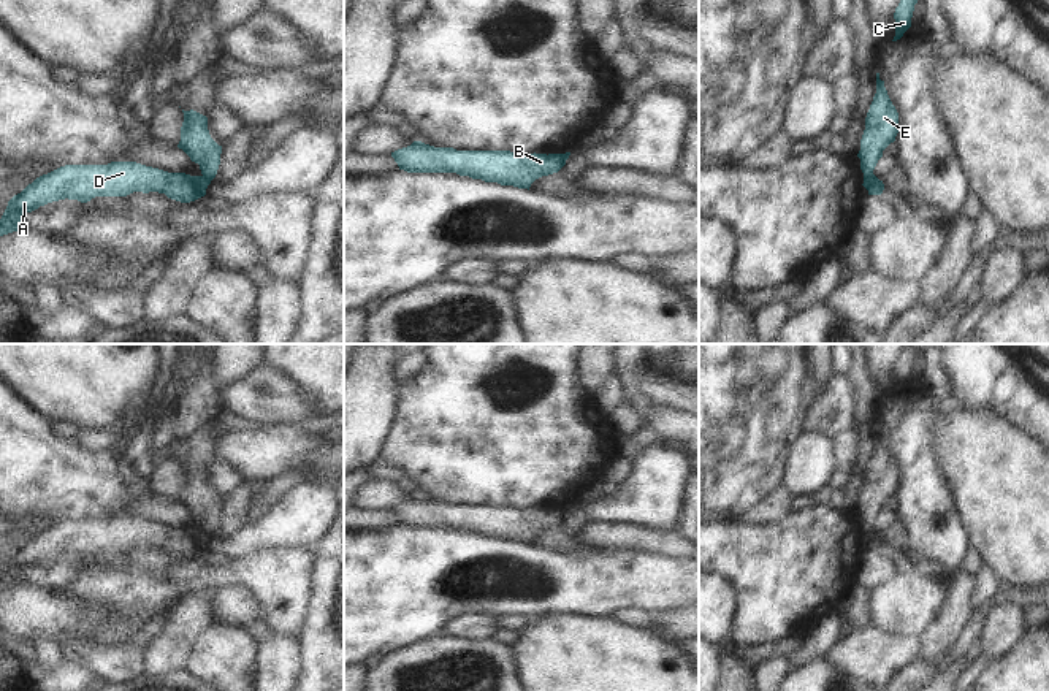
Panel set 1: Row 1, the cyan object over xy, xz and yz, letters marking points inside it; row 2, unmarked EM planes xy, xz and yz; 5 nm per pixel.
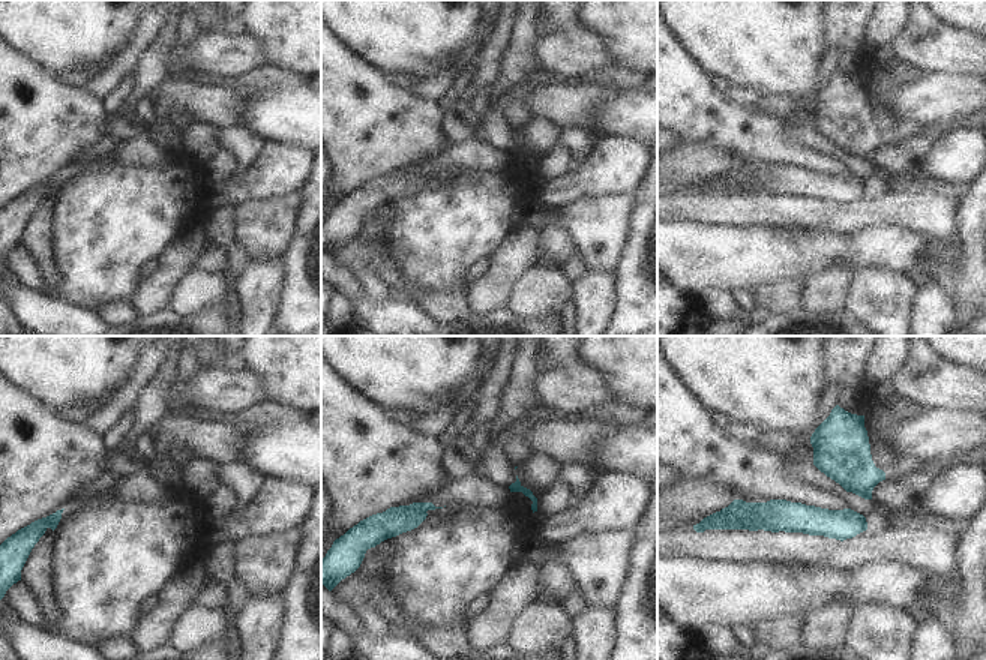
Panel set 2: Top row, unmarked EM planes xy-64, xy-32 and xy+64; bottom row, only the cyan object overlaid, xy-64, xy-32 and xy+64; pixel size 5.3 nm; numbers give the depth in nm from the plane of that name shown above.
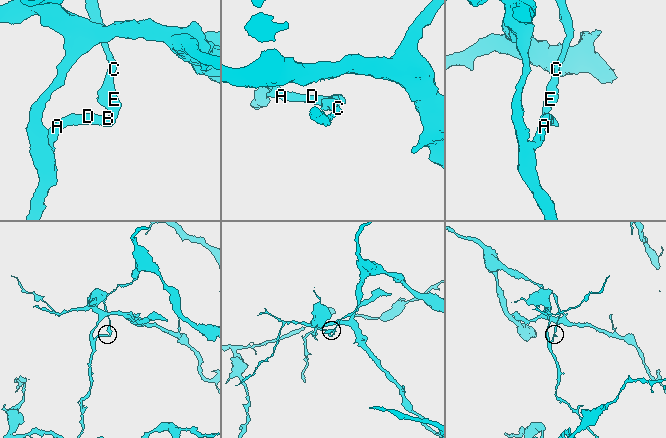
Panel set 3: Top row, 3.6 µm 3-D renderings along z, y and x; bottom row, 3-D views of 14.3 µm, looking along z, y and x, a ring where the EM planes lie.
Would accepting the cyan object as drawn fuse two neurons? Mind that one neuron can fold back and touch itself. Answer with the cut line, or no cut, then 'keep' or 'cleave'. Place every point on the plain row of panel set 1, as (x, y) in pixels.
cut xy (203, 530), (211, 534); cleave

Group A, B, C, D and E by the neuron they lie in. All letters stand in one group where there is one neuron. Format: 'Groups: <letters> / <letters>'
Groups: A B D / C E.

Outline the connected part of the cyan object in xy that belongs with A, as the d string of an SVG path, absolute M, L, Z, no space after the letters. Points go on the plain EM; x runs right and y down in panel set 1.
M136 517L108 520L65 520L36 533L14 550L0 574L0 591L27 583L24 569L59 555L87 558L95 552L127 552L133 547L158 547L190 558L206 550L212 534L185 528L168 528Z

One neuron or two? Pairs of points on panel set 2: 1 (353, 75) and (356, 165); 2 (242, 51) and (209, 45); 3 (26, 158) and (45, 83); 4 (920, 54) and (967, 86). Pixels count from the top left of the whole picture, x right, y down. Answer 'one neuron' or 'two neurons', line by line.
1: one neuron
2: one neuron
3: one neuron
4: two neurons

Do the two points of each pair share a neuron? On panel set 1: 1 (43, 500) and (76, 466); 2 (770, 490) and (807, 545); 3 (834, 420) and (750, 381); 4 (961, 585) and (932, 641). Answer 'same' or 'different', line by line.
1: same
2: different
3: different
4: same

